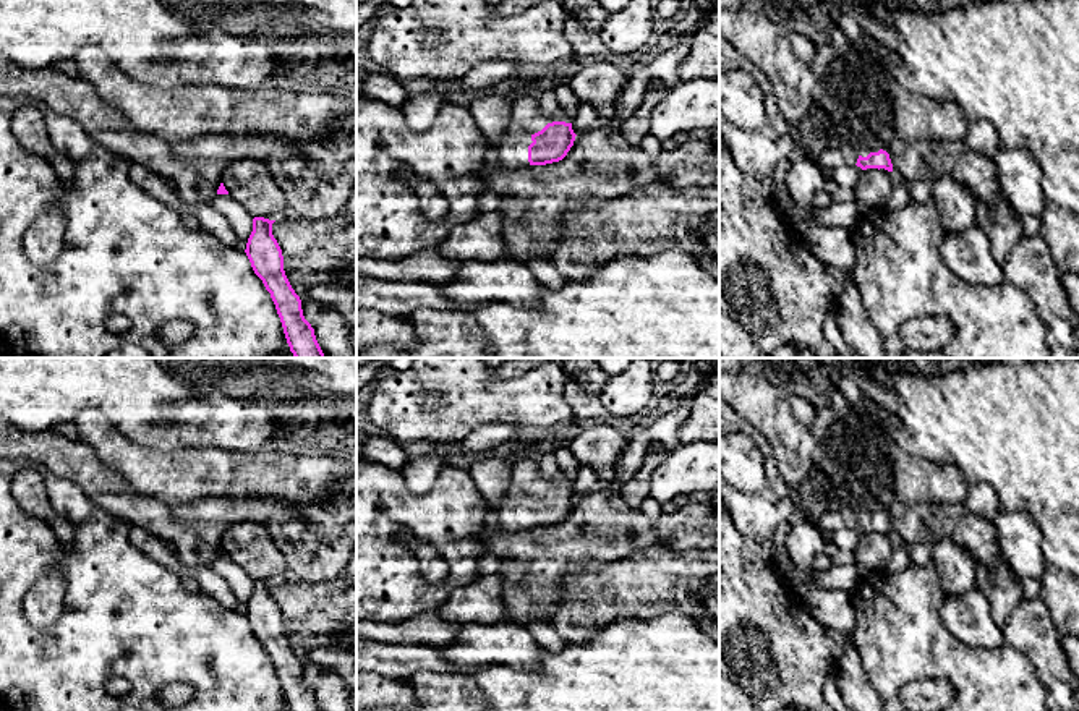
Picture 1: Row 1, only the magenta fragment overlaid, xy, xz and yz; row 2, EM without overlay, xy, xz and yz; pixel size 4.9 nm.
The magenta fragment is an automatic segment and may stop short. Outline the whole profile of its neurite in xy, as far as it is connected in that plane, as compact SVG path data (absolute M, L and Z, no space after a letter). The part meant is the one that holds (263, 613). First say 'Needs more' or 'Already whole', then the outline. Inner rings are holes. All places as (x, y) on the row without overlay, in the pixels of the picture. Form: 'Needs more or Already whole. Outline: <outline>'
Already whole. Outline: M264 580L253 581L253 594L248 601L245 615L254 636L271 656L288 709L321 711L314 692L303 679L301 662L285 638L282 612L272 598L274 585L275 583Z

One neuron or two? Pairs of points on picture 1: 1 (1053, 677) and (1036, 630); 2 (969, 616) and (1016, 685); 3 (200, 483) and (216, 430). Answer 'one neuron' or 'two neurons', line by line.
1: one neuron
2: two neurons
3: two neurons

